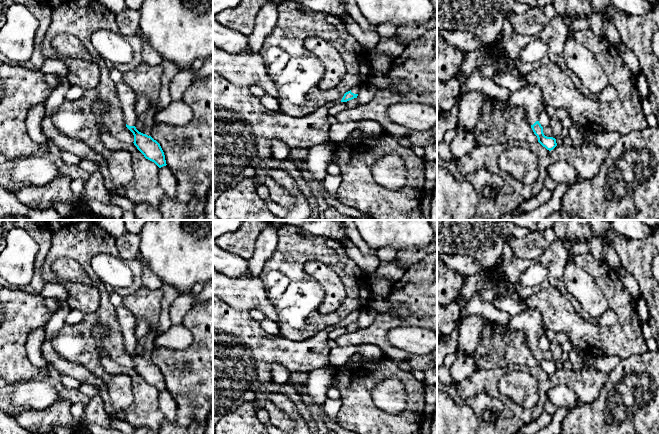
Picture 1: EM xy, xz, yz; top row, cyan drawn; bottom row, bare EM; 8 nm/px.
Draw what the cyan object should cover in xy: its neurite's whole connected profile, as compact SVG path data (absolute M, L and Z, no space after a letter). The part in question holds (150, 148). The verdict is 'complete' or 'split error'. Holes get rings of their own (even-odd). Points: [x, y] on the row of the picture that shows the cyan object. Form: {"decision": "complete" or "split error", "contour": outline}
{"decision": "split error", "contour": "M125 82L116 84L115 88L126 127L134 135L134 145L146 159L154 162L159 168L166 166L165 155L160 144L151 136L139 132L135 127L138 118L135 110L136 93Z"}

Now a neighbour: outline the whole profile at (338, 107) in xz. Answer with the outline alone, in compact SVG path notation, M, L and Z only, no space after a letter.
M343 102L335 103L330 109L329 109L329 115L330 118L333 120L336 115L344 110L348 109L348 107Z

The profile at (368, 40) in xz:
M343 14L340 16L342 22L344 23L347 31L359 42L359 44L367 51L373 50L376 45L381 41L378 32L375 31L365 31L358 23L356 23L348 14Z

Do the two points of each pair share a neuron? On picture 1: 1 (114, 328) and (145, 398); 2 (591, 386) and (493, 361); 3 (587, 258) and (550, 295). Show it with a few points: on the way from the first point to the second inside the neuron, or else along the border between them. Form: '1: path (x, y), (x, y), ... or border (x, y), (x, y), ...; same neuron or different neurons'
1: border (117, 371), (130, 377), (133, 397); different neurons
2: border (536, 366), (513, 365), (489, 369); different neurons
3: path (616, 293), (621, 323), (612, 332), (581, 330); same neuron

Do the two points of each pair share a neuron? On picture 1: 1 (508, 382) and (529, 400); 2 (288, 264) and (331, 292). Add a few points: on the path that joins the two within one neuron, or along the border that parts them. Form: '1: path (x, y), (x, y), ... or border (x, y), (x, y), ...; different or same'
1: path (513, 384), (524, 395); same
2: border (302, 265), (319, 260), (339, 278); different

